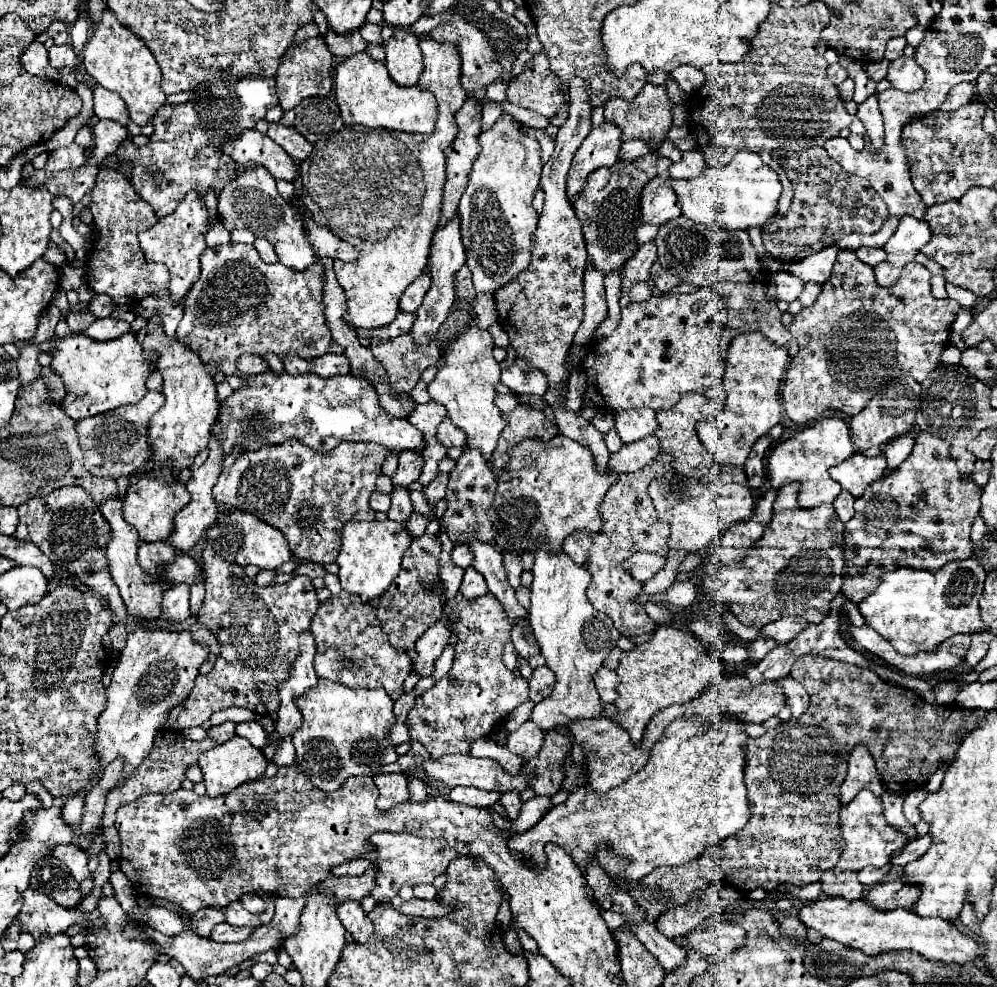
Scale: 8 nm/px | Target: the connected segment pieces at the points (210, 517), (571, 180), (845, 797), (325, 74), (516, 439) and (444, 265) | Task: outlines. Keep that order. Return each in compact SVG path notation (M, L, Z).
M212 434L210 444L208 444L208 460L206 460L200 468L196 468L196 470L190 474L190 480L188 480L188 484L186 484L186 488L188 488L192 500L188 502L188 506L186 506L180 514L176 514L176 518L174 518L176 530L174 530L174 534L166 540L166 542L172 544L174 548L178 548L178 550L190 550L190 548L200 540L202 532L204 532L208 526L214 524L214 520L216 520L216 502L214 502L214 496L212 496L212 486L216 484L216 480L218 480L218 476L220 476L220 472L222 472L222 462L224 462L222 442L220 442L218 434Z
M602 122L598 128L590 130L582 146L576 150L572 166L568 170L568 198L584 190L590 172L604 166L612 166L618 160L620 144L620 128L614 122Z
M856 744L856 748L848 756L848 774L840 786L842 804L848 804L848 800L854 800L860 788L870 788L876 796L880 796L886 790L878 776L874 758L864 744Z
M322 36L310 38L302 42L296 50L292 50L290 60L282 60L276 72L276 90L280 98L280 106L284 110L292 110L300 100L312 98L312 96L328 96L332 92L332 76L334 76L336 58L328 50Z
M518 404L512 412L504 414L506 420L506 428L498 438L498 446L492 454L492 462L498 468L506 468L510 462L508 450L516 444L520 444L526 438L542 438L542 440L550 440L556 436L558 428L552 420L546 418L546 414L542 410L536 410L530 404Z
M454 214L448 220L448 224L436 228L434 236L432 236L430 256L428 256L432 286L430 286L428 294L424 296L424 302L416 310L418 318L410 330L410 334L414 336L414 342L426 344L428 340L432 340L432 336L438 332L440 324L446 320L446 316L454 304L454 274L456 274L456 270L460 270L464 266L464 262L466 262L466 254L464 254L464 246L462 246L462 238L460 238L460 216Z

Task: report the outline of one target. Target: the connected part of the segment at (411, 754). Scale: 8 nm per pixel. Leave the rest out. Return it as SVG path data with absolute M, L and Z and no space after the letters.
M410 739L410 742L411 749L407 754L398 758L398 764L402 766L402 770L404 770L404 774L406 774L408 778L418 778L422 784L430 786L432 790L438 790L438 780L430 778L430 776L426 774L426 770L422 768L422 762L424 762L424 760L430 760L430 754L428 754L420 742L412 739Z

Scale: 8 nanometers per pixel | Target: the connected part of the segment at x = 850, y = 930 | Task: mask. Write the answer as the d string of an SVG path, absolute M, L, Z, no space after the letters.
M822 898L812 904L806 904L798 918L816 928L824 938L832 938L850 948L858 948L868 956L876 956L886 950L914 950L928 960L940 960L944 964L968 964L980 958L980 944L968 934L962 934L952 922L942 918L924 918L908 908L878 910L866 900L848 902L844 898Z

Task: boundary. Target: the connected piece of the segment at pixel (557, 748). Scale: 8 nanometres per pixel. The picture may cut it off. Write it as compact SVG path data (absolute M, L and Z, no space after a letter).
M548 730L546 732L546 738L544 738L544 744L542 744L540 752L532 760L526 760L526 764L524 764L524 768L536 768L536 780L532 780L532 790L536 794L552 796L552 794L556 794L562 788L562 780L564 780L562 766L564 766L564 758L570 752L570 748L572 748L572 744L570 744L568 738L564 738L556 730Z

